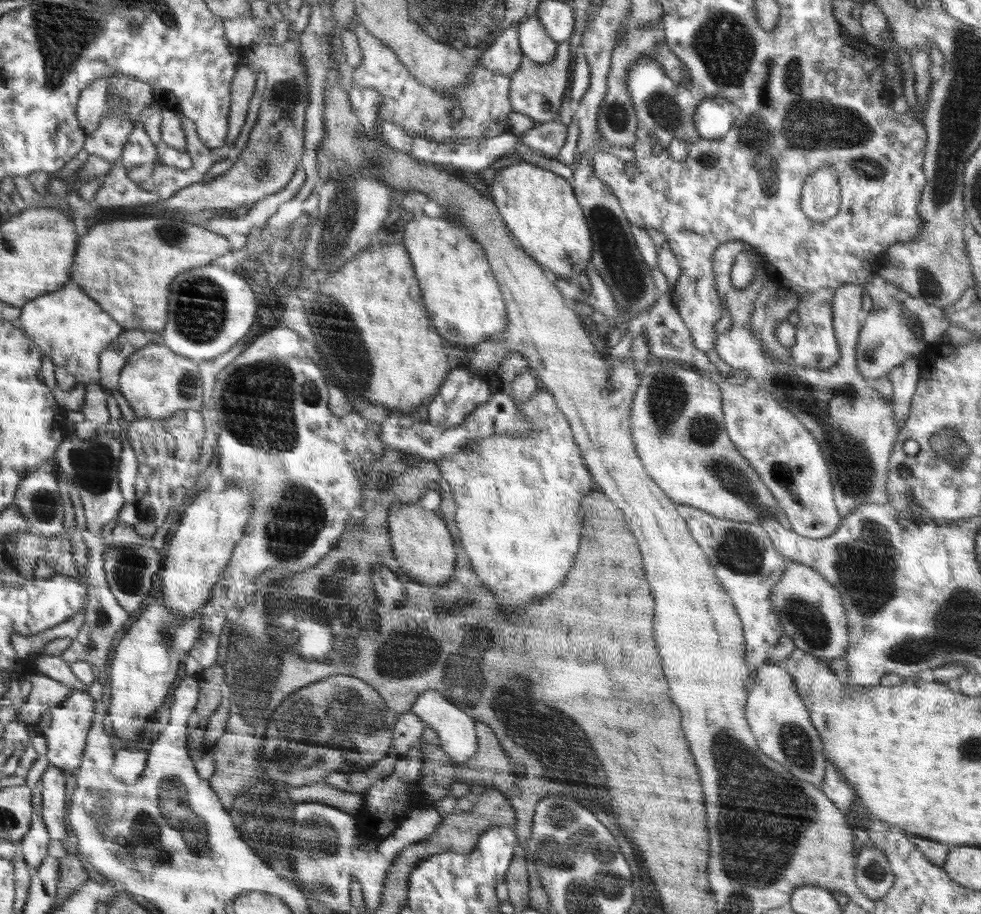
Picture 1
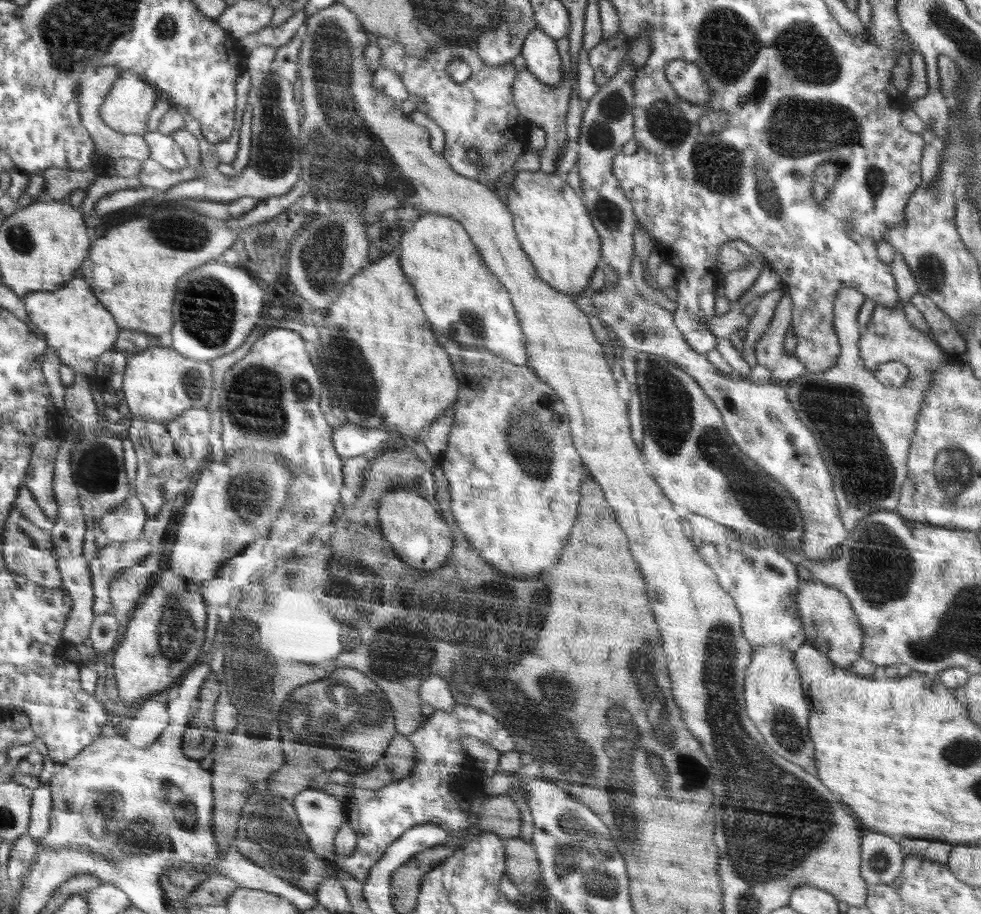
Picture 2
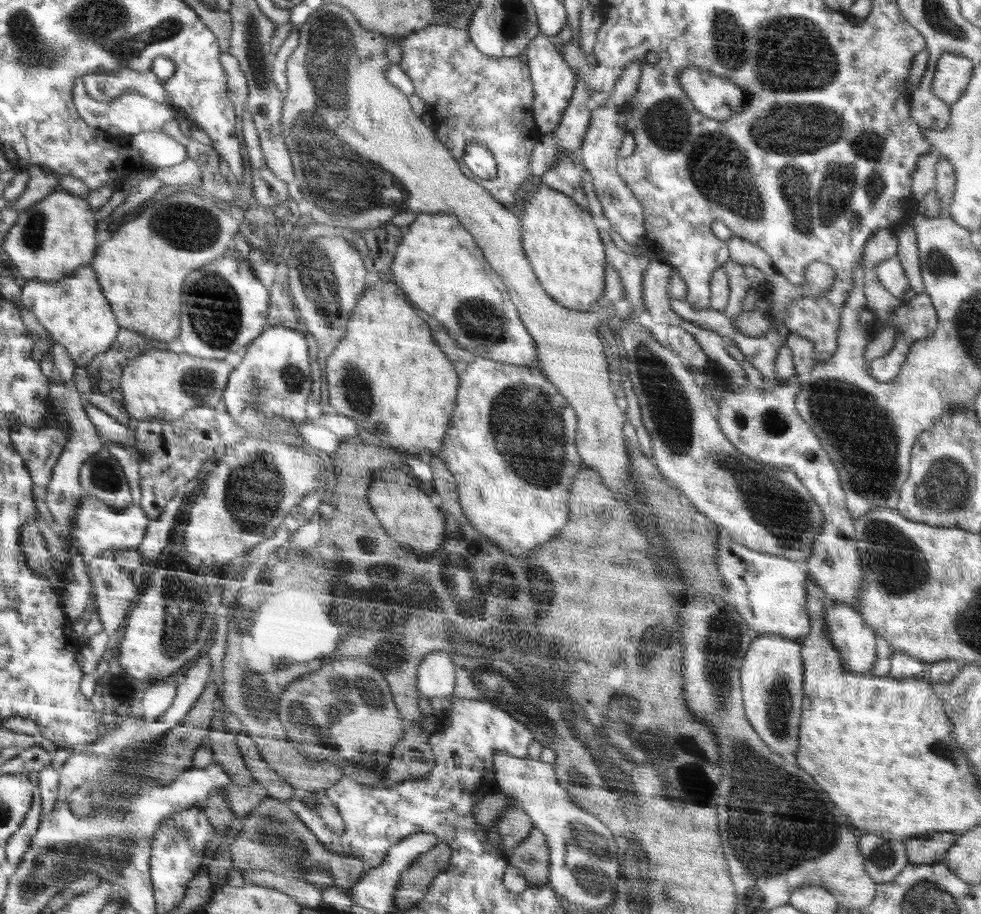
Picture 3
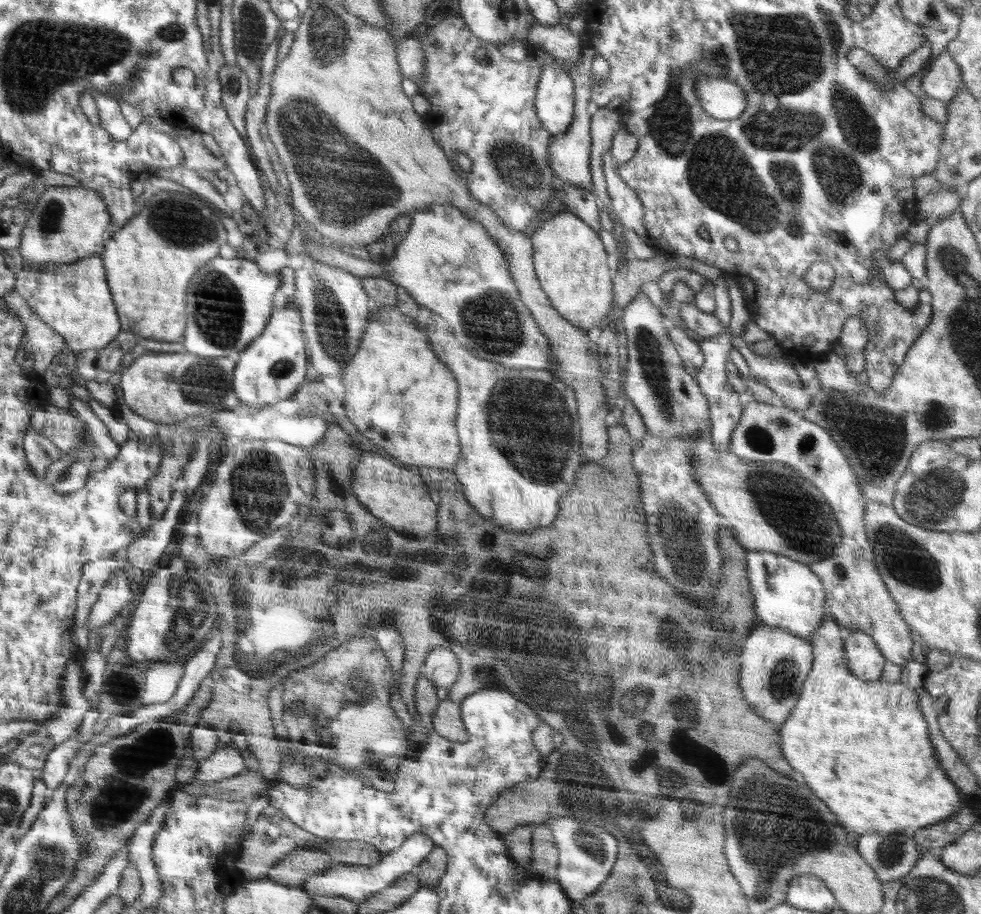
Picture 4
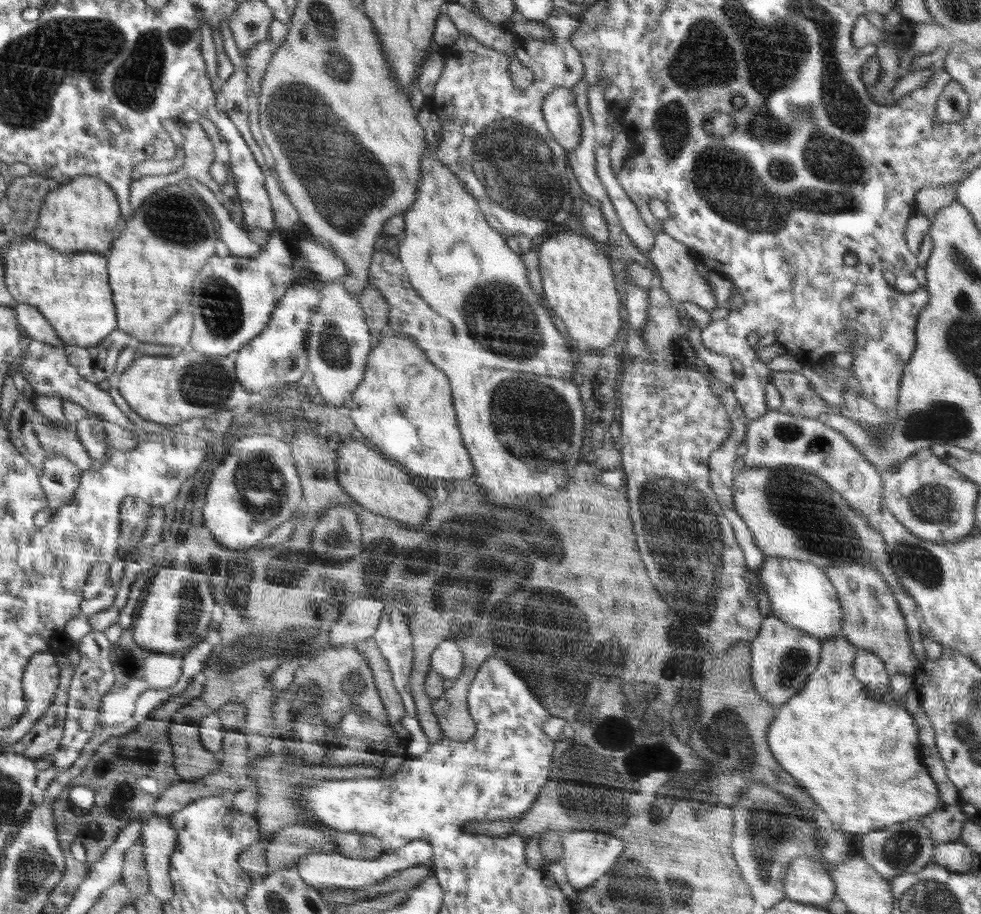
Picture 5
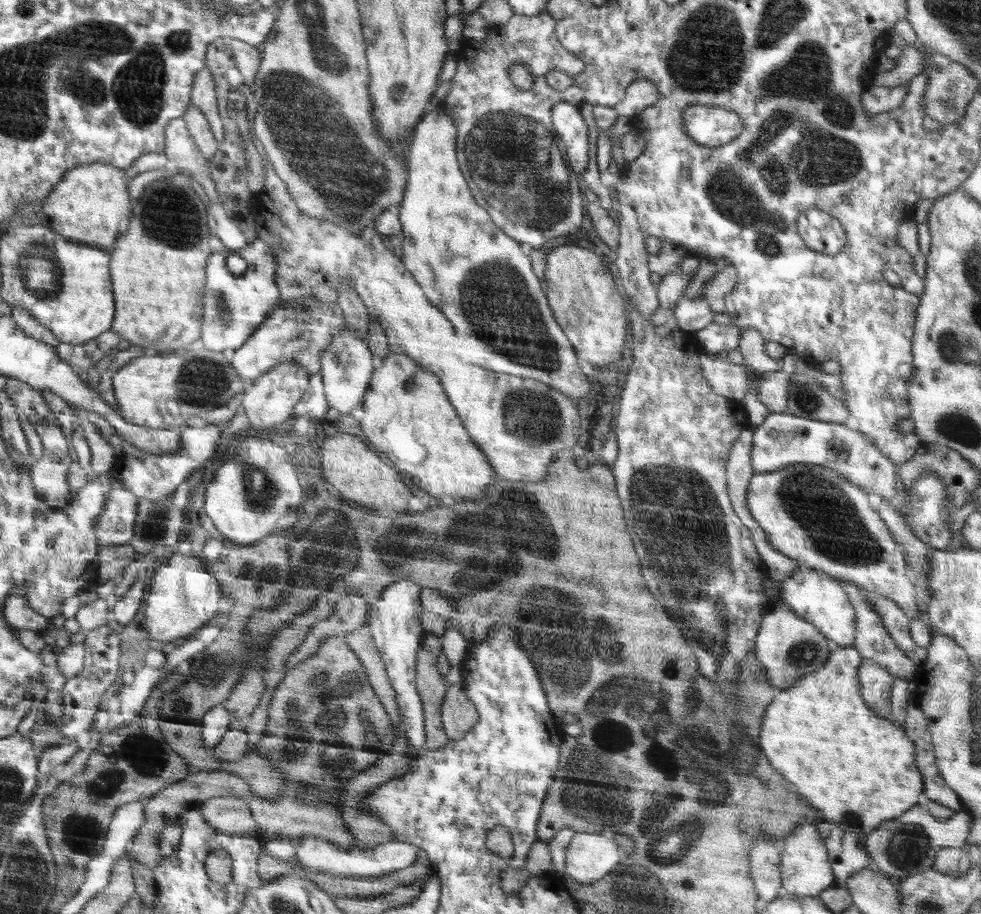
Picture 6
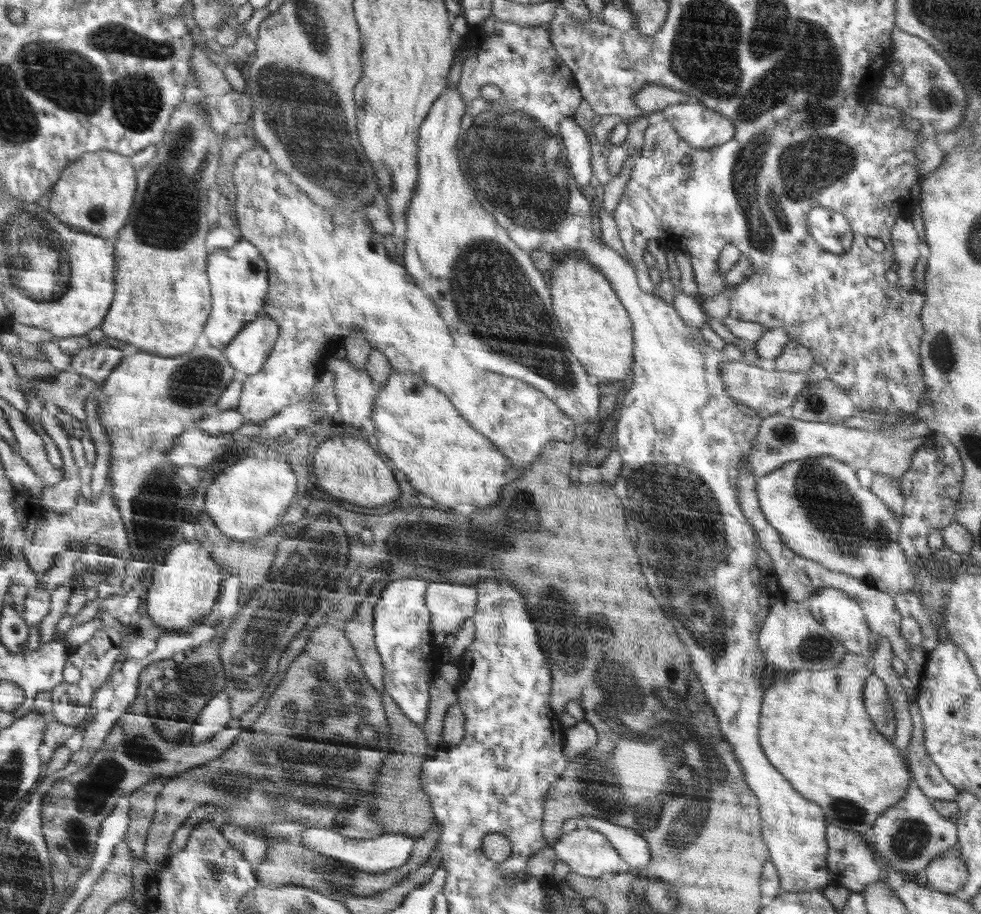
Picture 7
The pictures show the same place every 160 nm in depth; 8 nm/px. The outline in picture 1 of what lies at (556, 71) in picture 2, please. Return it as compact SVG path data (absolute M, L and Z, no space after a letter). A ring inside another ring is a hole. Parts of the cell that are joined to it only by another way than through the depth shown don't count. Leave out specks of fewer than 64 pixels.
M536 15L520 22L519 43L523 56L540 64L548 64L557 53L558 43L550 38Z

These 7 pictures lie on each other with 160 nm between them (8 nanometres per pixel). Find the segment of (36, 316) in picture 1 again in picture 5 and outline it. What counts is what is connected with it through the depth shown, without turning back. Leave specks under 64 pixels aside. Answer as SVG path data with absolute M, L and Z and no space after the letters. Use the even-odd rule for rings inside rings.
M32 236L8 247L4 260L5 285L18 303L37 308L66 345L95 345L116 328L116 311L104 254L63 253Z

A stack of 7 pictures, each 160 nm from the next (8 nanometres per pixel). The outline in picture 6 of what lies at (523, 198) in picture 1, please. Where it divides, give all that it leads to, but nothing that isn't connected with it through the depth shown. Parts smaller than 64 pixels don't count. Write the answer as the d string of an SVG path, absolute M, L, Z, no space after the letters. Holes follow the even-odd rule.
M577 241L572 245L559 245L552 248L547 255L545 275L542 279L548 304L554 312L554 318L569 338L575 350L575 355L588 361L594 368L602 370L613 362L619 364L627 357L624 347L626 338L626 301L622 299L614 276L608 269L607 260L595 255L590 249L580 247Z

